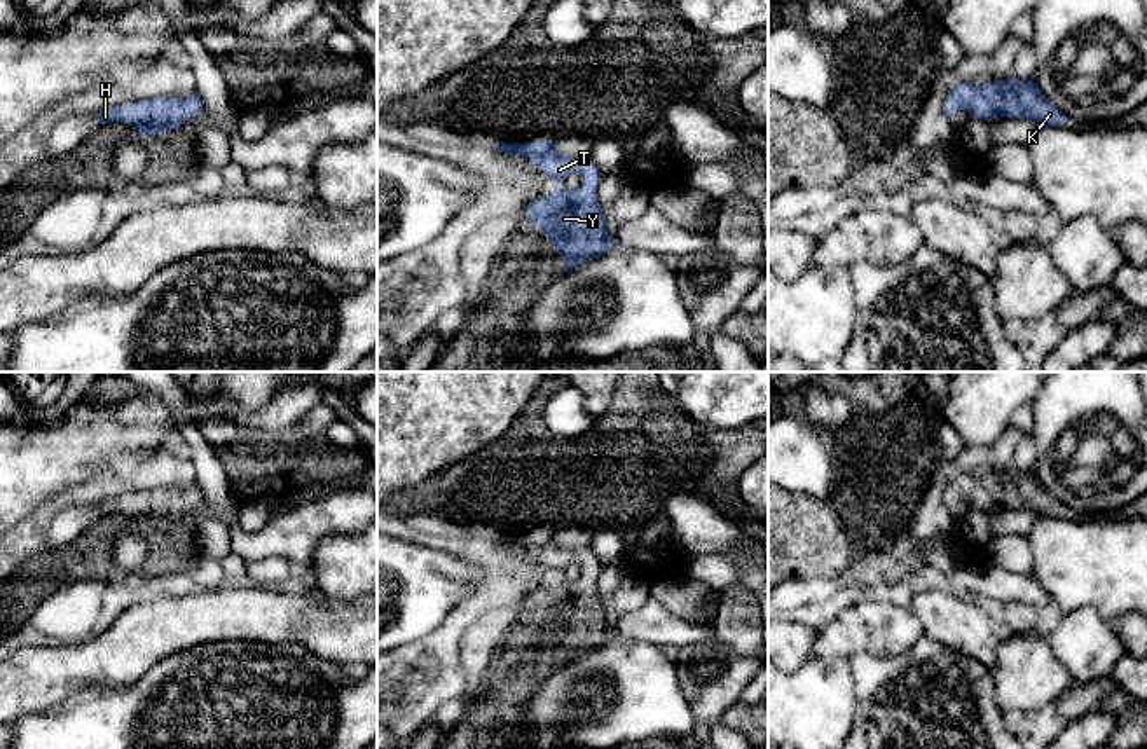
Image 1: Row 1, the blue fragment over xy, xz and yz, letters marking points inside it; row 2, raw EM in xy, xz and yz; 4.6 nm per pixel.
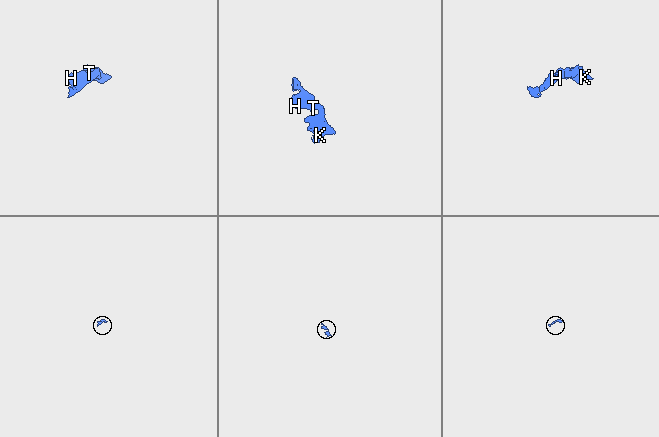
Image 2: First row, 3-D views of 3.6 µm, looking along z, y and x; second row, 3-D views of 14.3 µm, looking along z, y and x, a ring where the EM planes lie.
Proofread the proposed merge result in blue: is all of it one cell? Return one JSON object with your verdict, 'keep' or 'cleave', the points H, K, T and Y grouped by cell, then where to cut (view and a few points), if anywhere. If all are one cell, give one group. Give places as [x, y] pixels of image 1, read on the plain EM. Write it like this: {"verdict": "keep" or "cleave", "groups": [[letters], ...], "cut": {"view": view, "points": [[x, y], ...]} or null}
{"verdict": "keep", "groups": [["H", "K", "T", "Y"]], "cut": null}

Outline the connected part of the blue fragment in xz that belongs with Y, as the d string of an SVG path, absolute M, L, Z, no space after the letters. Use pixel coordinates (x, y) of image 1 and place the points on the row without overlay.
M557 531L527 534L494 533L499 543L525 548L555 576L571 564L580 566L581 576L576 581L555 578L546 588L527 594L529 613L541 618L557 646L566 651L564 663L604 646L611 636L623 639L608 623L606 608L597 594L597 576L602 564L590 550L560 546L555 541Z

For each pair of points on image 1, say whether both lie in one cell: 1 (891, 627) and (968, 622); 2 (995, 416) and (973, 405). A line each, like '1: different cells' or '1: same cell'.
1: same cell
2: same cell

